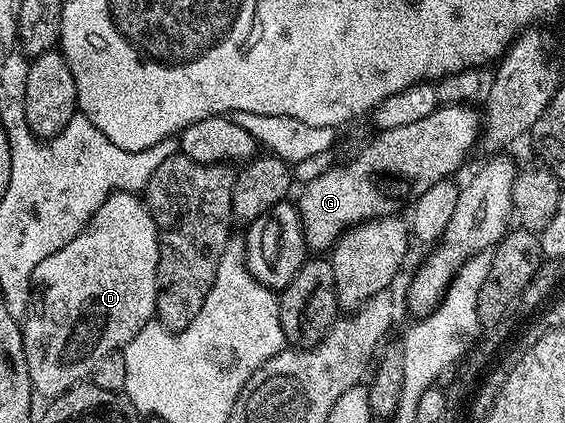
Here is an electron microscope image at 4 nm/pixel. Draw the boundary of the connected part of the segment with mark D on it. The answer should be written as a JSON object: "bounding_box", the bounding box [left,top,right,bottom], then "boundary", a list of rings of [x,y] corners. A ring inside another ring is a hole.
{"bounding_box":[22,193,160,399],"boundary":[[[111,193],[106,199],[106,203],[102,203],[102,207],[98,207],[98,211],[90,219],[88,228],[83,233],[70,239],[70,243],[66,243],[66,247],[54,251],[54,255],[42,259],[42,263],[38,263],[31,279],[31,284],[34,286],[34,296],[31,298],[30,308],[23,318],[22,328],[24,330],[26,363],[30,371],[32,388],[39,396],[41,393],[44,399],[61,397],[67,389],[73,389],[74,386],[87,382],[91,378],[94,367],[98,367],[98,359],[106,359],[106,355],[123,350],[124,346],[130,343],[130,339],[134,339],[134,335],[138,335],[138,331],[142,331],[142,327],[146,327],[146,323],[153,320],[156,312],[156,272],[159,262],[160,232],[156,229],[148,206],[135,193]]]}

